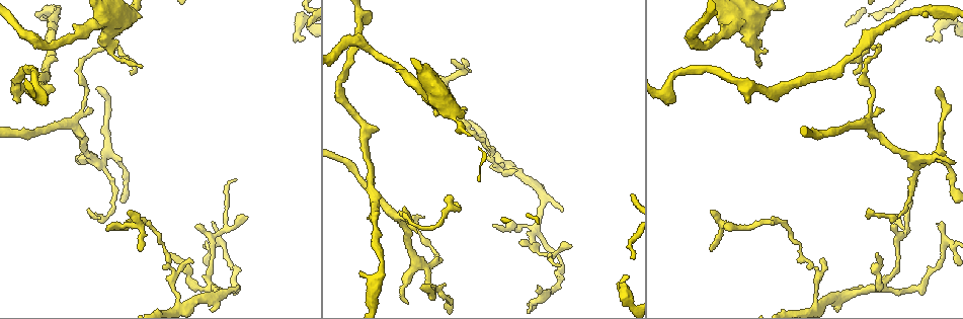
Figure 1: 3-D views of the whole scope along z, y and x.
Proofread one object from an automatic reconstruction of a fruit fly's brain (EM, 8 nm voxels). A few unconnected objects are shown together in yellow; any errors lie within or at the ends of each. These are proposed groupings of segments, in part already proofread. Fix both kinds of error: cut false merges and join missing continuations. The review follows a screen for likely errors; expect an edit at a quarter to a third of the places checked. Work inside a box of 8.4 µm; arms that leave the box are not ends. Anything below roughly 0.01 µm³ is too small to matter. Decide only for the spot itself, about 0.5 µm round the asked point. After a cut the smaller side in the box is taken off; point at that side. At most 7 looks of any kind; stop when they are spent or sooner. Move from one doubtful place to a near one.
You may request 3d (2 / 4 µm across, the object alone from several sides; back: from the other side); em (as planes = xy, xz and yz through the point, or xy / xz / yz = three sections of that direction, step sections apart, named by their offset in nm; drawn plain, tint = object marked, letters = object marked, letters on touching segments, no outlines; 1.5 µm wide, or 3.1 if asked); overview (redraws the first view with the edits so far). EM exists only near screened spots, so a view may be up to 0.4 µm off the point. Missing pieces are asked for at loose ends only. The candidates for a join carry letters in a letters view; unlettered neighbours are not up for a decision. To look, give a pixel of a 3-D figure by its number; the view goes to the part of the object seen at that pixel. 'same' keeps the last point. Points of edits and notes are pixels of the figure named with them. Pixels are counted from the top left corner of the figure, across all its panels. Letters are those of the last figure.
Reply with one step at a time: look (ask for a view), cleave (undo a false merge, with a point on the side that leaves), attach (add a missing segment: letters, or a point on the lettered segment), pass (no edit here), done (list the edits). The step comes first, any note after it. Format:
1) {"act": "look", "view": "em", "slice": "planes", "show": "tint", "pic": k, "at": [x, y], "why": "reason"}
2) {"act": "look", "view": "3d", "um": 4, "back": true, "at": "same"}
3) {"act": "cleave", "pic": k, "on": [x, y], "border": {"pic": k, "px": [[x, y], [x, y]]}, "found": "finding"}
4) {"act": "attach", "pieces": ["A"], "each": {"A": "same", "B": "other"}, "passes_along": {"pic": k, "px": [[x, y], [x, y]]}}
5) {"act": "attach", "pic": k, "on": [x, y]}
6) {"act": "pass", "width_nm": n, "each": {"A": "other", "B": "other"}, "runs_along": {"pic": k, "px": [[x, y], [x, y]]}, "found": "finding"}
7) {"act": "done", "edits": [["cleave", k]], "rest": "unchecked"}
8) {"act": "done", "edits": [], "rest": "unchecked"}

{"act": "look", "view": "em", "slice": "planes", "show": "tint", "pic": 1, "at": [175, 290], "why": "thick turns thin"}

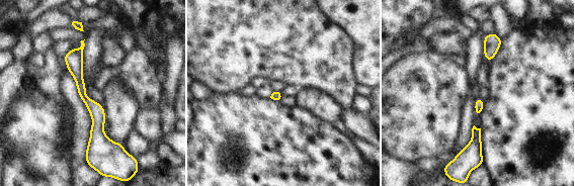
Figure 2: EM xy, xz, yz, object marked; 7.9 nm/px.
{"act": "look", "view": "em", "slice": "planes", "show": "letters", "at": "same"}

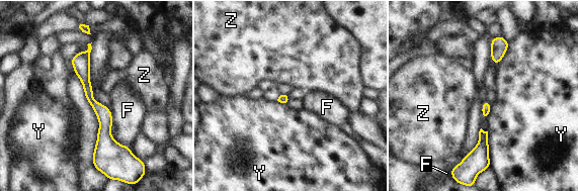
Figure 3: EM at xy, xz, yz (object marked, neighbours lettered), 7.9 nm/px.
{"act": "pass", "longest_contact_nm": ["Y", 300], "each": {"F": "other", "Y": "other", "Z": "other"}, "border": {"pic": 3, "px": [[487, 130], [488, 156], [491, 167]]}, "found": "continuous, no second neuron"}

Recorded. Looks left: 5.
{"act": "look", "view": "3d", "um": 4, "pic": 1, "at": [859, 287]}

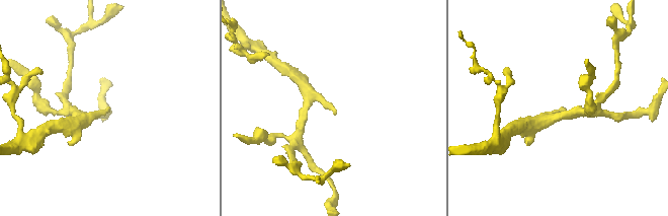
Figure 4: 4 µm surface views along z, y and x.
{"act": "look", "view": "em", "slice": "planes", "show": "plain", "pic": 4, "at": [335, 113], "why": "need the tissue"}

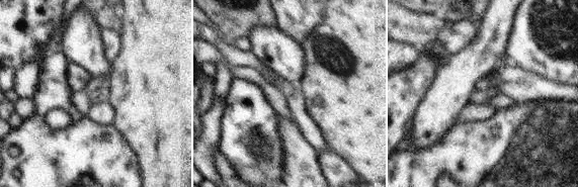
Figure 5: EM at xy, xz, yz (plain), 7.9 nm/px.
{"act": "look", "view": "em", "slice": "planes", "show": "letters", "at": "same", "why": "what lies round it"}

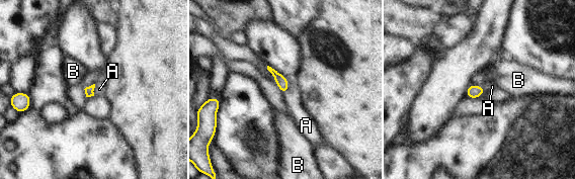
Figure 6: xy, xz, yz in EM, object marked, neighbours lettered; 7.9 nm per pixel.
{"act": "attach", "pieces": ["A"], "each": {"A": "same", "B": "other"}, "found": "it goes on there"}

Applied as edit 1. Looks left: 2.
{"act": "look", "view": "3d", "um": 4, "pic": 1, "at": [302, 41], "why": "branch stops here"}

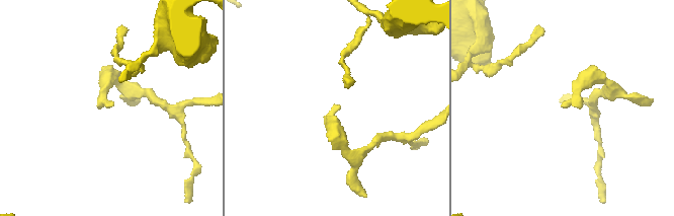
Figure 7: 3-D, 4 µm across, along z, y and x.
{"act": "look", "view": "em", "slice": "planes", "show": "letters", "pic": 7, "at": [338, 105]}

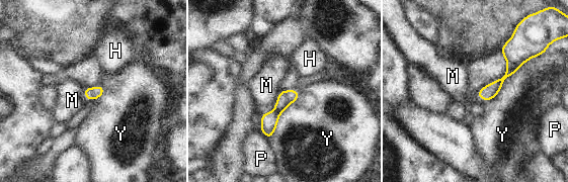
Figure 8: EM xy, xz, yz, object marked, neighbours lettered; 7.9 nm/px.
{"act": "pass", "width_nm": 110, "each": {"H": "other", "M": "other", "P": "other", "Y": "other"}, "border": {"pic": 8, "px": [[299, 90], [270, 139]]}, "found": "no lettered segment goes on from it"}

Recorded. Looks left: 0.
{"act": "done", "edits": [["attach", 6]], "rest": "unchecked"}

